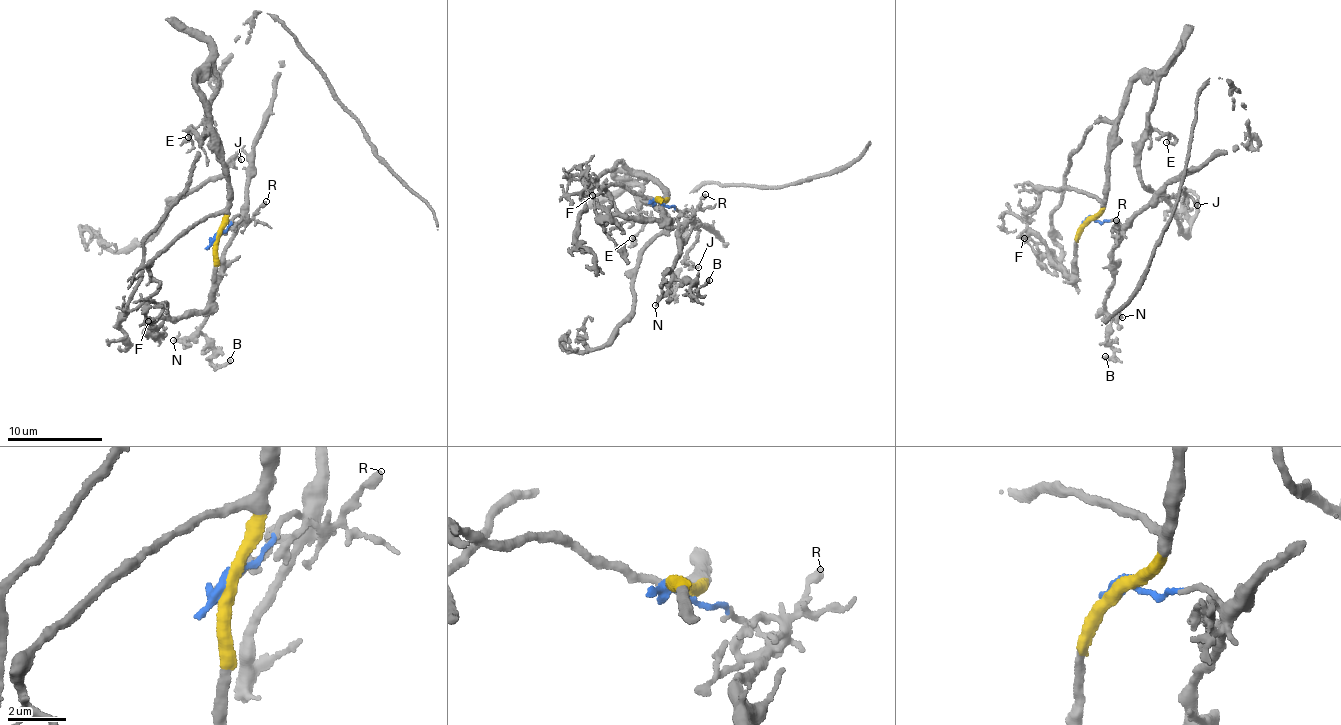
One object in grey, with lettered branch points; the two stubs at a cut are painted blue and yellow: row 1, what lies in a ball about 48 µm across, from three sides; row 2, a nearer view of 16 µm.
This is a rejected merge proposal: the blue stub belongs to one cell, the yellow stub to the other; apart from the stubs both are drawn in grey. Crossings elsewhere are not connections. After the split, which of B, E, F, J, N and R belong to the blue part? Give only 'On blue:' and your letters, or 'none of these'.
On blue: B, J, N, R

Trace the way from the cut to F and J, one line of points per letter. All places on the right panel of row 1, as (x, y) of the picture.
F: (1088, 220), (1075, 242), (1075, 269), (1068, 274), (1047, 252), (1045, 253), (1023, 237)
J: (1088, 220), (1123, 222), (1165, 196), (1184, 190), (1196, 206)

